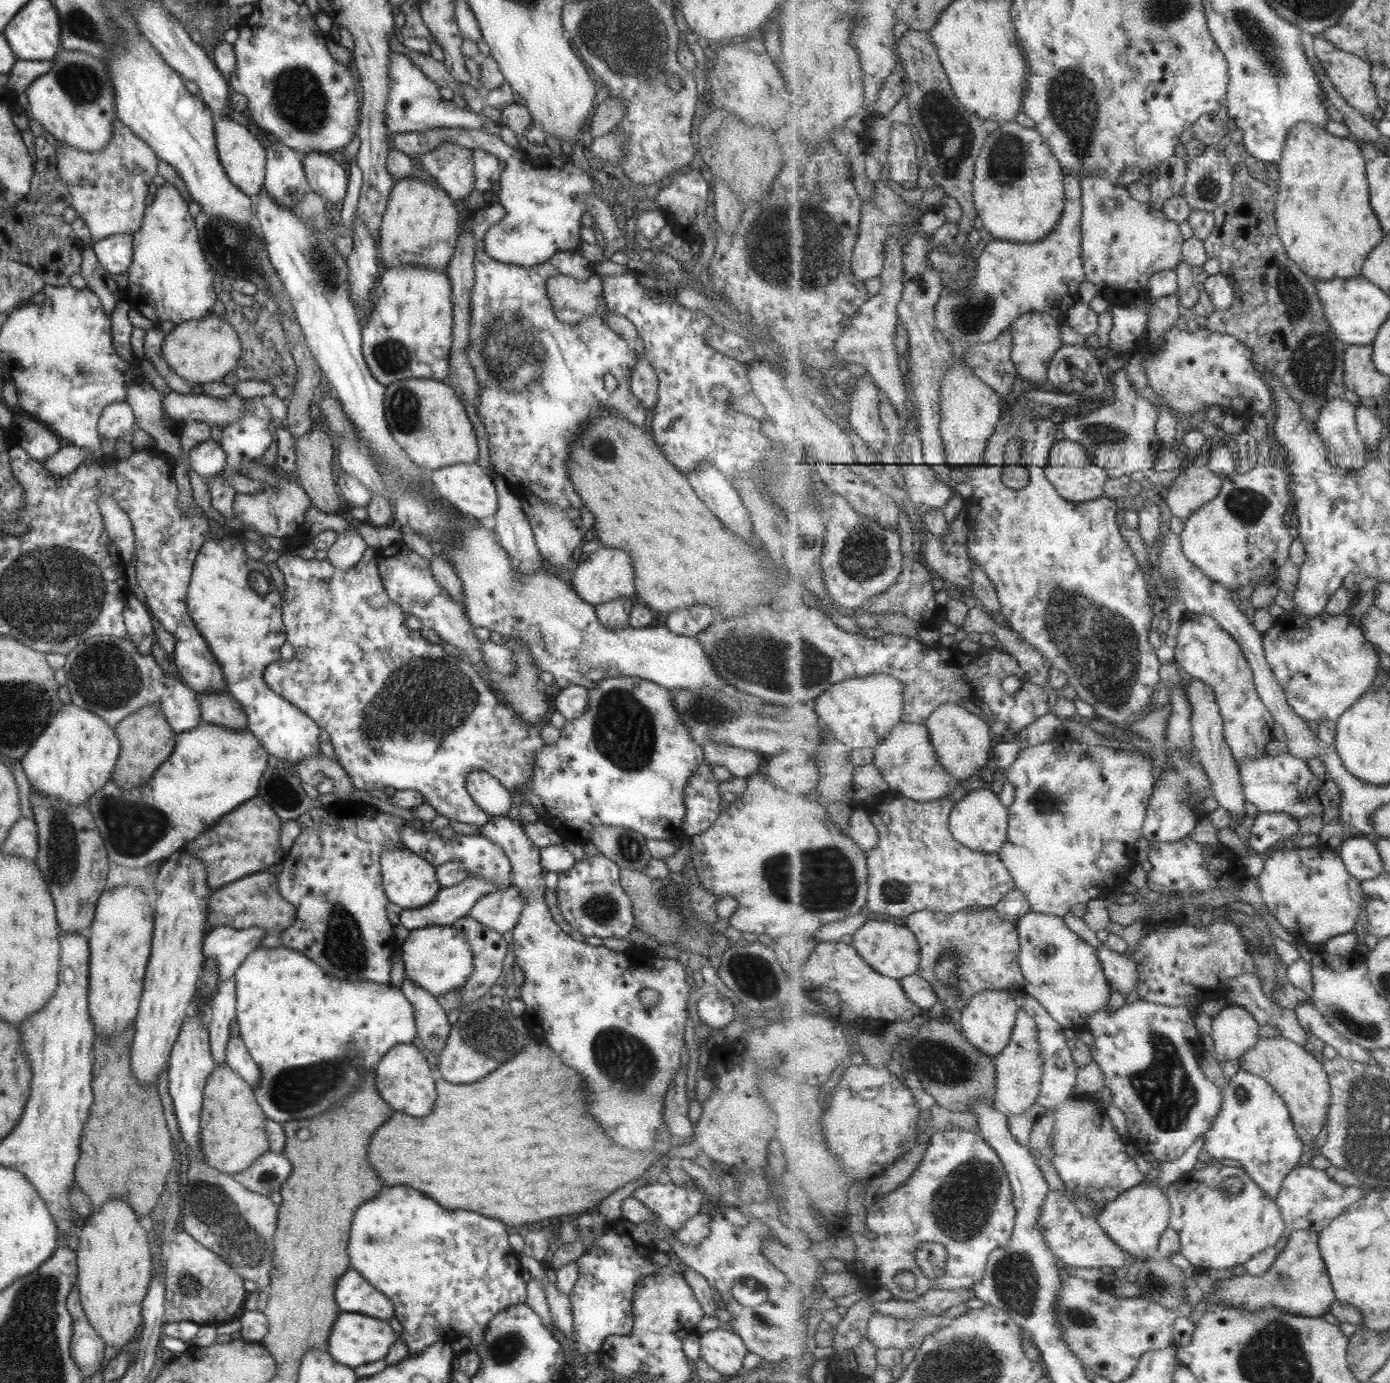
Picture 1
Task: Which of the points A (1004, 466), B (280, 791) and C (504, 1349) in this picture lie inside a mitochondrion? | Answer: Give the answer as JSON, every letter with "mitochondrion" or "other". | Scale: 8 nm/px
{"A":"other","B":"mitochondrion","C":"mitochondrion"}

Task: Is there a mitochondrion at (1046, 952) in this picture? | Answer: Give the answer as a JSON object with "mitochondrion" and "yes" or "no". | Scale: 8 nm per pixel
{"mitochondrion":"no"}

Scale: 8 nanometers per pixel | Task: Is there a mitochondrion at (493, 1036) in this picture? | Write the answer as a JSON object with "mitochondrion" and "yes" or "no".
{"mitochondrion":"yes"}

